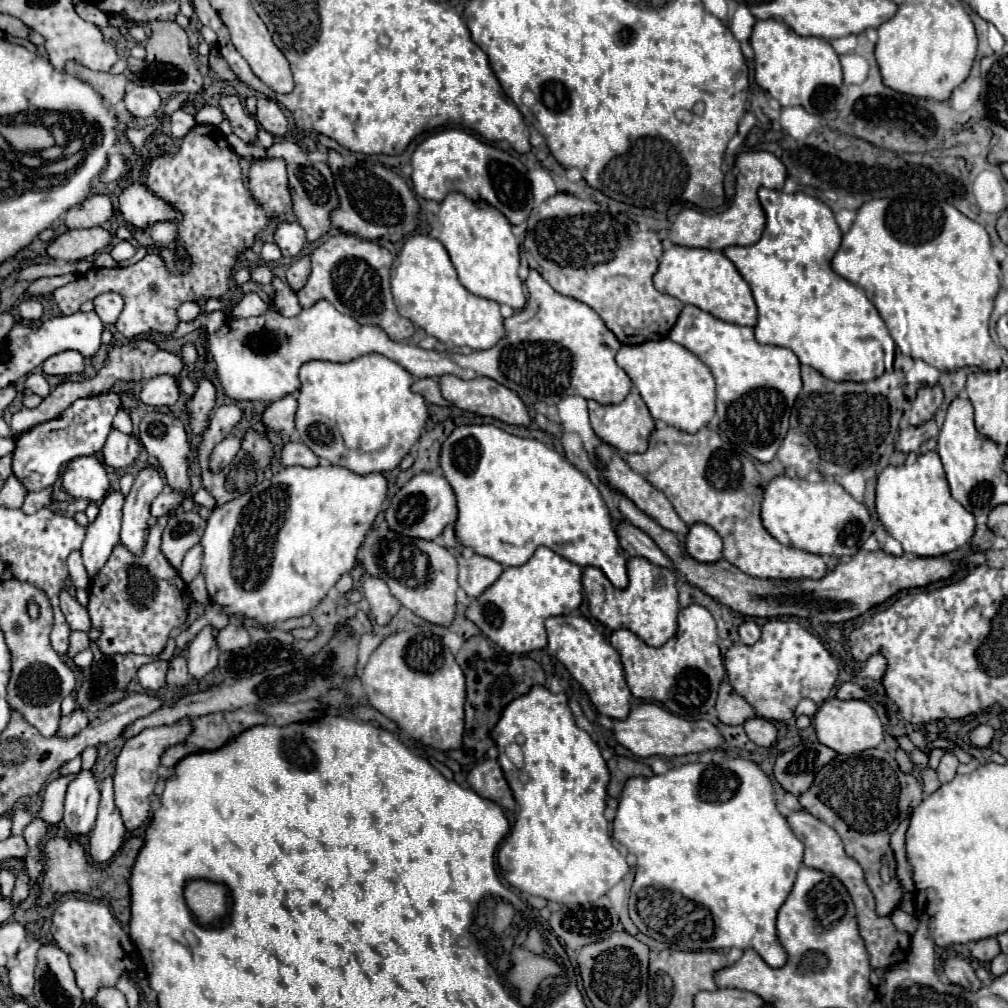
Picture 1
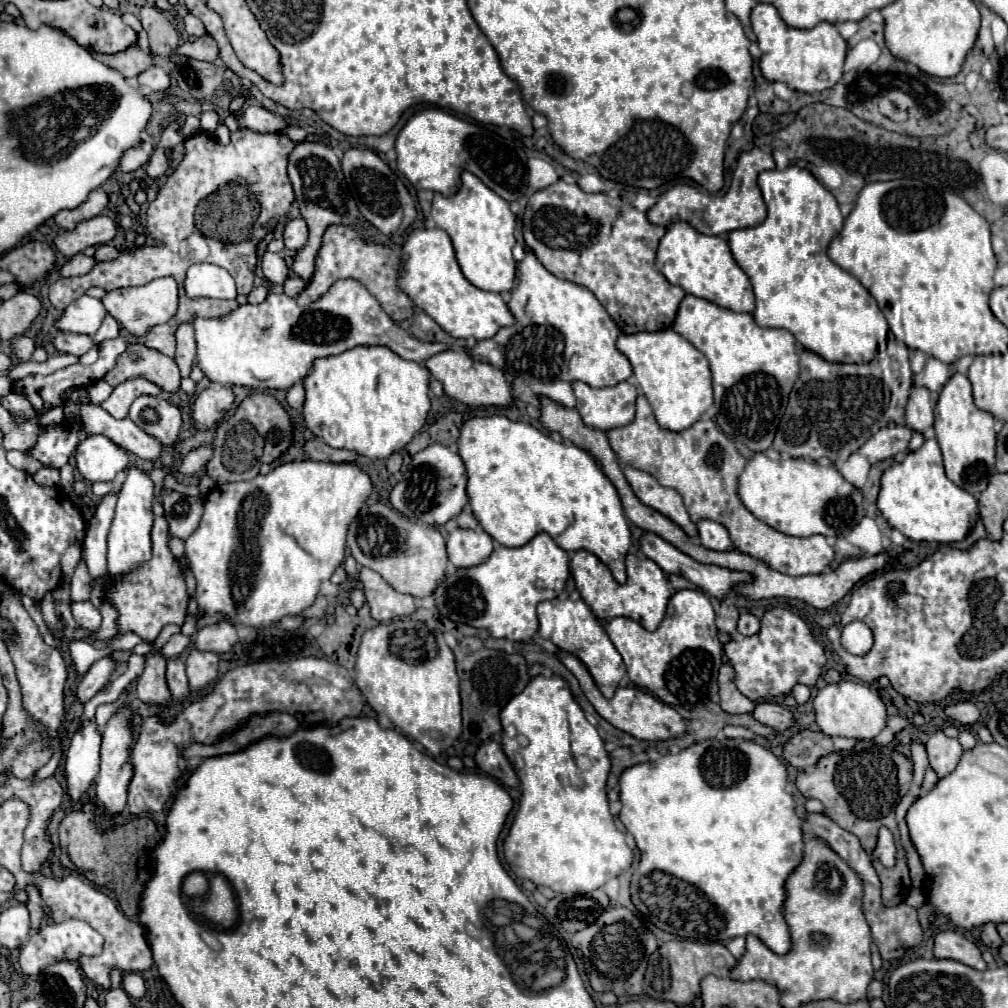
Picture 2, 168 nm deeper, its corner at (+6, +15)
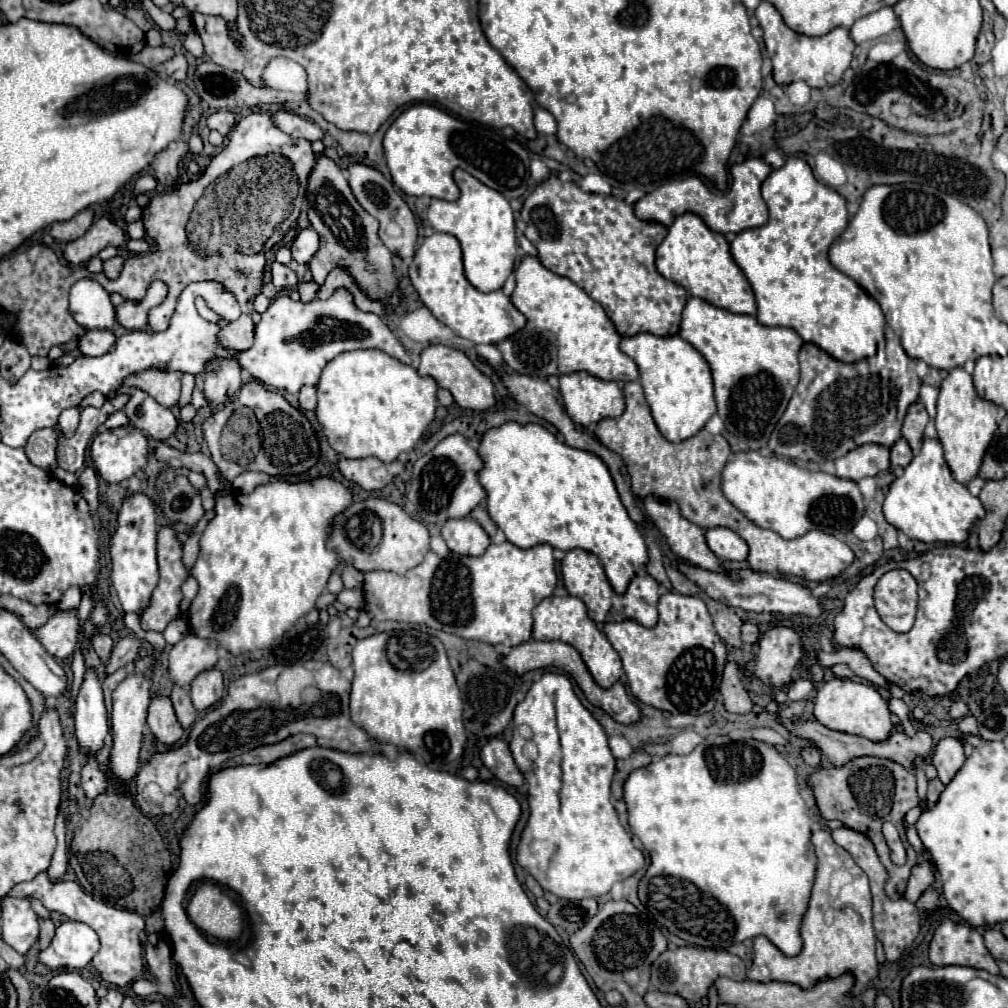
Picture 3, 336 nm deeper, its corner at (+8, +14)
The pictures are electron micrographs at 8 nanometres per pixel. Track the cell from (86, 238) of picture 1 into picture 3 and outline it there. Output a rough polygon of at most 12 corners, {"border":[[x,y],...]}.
{"border":[[98,218],[82,238],[66,242],[64,258],[86,264],[102,248],[122,246],[126,234]]}

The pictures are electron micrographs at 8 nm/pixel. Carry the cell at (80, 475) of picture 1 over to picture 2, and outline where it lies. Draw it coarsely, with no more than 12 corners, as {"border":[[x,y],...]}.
{"border":[[104,435],[76,449],[86,481],[112,481],[128,467],[128,451]]}

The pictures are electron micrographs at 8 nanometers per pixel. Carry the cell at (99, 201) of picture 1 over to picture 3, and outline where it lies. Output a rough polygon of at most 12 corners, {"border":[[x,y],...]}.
{"border":[[92,208],[72,220],[54,222],[50,234],[58,242],[70,242],[86,234],[94,220]]}

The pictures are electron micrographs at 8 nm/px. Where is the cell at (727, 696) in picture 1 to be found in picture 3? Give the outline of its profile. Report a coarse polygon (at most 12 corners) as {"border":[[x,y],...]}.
{"border":[[738,664],[724,668],[720,694],[728,712],[748,714],[754,706],[740,682]]}

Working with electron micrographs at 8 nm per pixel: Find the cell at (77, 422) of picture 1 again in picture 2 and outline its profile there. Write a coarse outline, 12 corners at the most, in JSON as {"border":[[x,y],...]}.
{"border":[[78,425],[44,427],[30,451],[44,465],[68,463]]}

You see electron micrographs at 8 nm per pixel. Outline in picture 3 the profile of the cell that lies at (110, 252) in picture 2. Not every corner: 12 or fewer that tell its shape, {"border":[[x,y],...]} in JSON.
{"border":[[124,258],[104,260],[104,274],[110,280],[118,278]]}

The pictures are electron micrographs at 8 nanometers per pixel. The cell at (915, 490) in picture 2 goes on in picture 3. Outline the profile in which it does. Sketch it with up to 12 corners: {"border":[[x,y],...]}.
{"border":[[938,440],[890,484],[886,520],[908,538],[961,544],[982,502]]}

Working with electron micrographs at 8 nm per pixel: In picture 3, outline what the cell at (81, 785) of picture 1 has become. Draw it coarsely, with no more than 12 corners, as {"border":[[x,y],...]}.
{"border":[[86,672],[74,734],[84,756],[108,736],[100,680]]}

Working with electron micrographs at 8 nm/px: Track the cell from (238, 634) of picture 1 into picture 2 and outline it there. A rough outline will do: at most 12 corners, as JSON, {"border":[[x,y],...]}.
{"border":[[228,621],[206,625],[192,641],[196,651],[226,653],[236,643]]}

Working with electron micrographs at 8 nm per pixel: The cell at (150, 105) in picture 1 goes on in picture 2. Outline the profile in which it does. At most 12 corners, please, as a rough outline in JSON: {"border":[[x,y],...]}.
{"border":[[154,65],[138,75],[148,91],[170,87],[166,69]]}

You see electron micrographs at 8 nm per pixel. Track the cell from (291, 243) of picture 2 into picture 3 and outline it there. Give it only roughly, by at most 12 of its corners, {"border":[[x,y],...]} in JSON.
{"border":[[304,228],[290,250],[298,264],[308,264],[318,250],[318,234]]}

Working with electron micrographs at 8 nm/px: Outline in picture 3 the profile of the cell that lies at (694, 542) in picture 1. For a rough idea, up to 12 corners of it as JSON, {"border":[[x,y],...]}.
{"border":[[730,528],[706,530],[706,544],[724,560],[746,560],[746,542]]}

